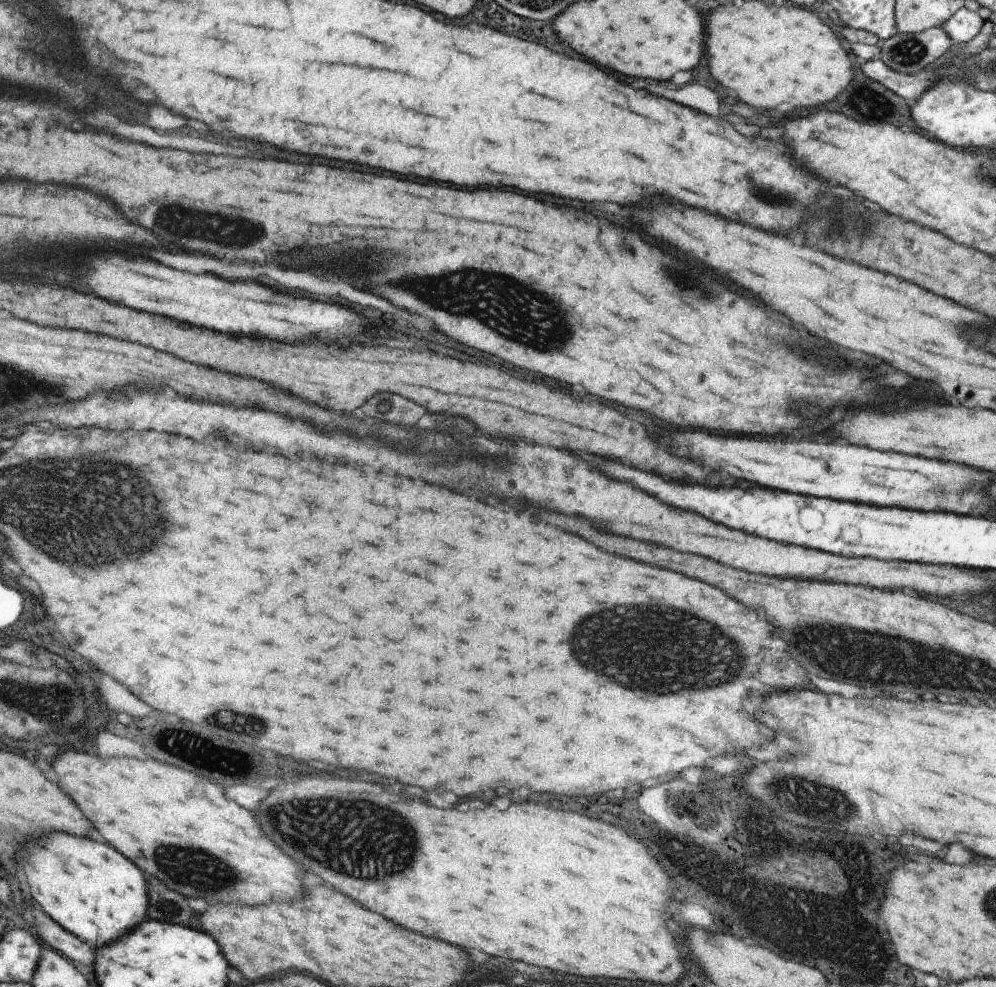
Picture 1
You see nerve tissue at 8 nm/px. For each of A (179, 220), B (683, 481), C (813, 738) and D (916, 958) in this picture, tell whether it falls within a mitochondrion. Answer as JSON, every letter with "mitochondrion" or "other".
{"A":"mitochondrion","B":"other","C":"other","D":"other"}

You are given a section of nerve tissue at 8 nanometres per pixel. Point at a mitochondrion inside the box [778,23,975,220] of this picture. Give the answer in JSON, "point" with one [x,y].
{"point":[907,52]}

